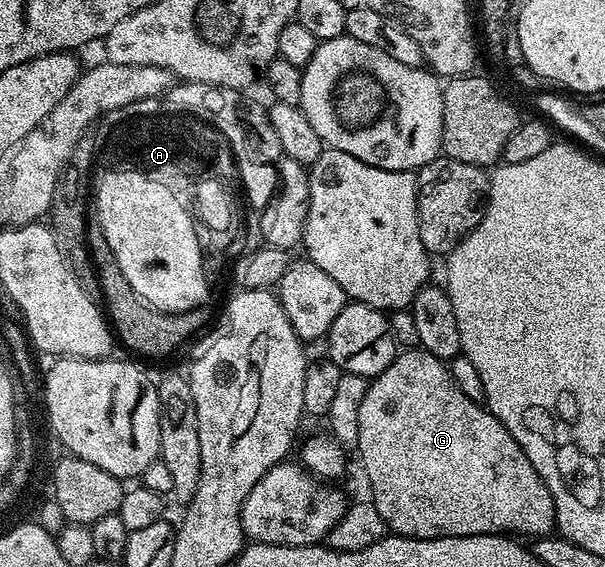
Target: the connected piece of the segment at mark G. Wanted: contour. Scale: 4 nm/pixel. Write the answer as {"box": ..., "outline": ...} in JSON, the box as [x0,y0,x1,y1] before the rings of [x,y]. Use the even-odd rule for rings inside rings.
{"box":[355,353,557,539],"outline":[[[398,353],[395,361],[391,361],[391,365],[387,365],[387,369],[383,369],[383,373],[379,373],[371,381],[359,405],[359,441],[355,451],[356,454],[361,454],[366,481],[373,483],[371,501],[390,532],[406,535],[409,539],[438,539],[444,535],[499,535],[502,533],[512,533],[517,537],[522,537],[521,535],[540,537],[554,534],[557,525],[557,510],[555,501],[549,497],[549,490],[543,477],[533,474],[531,461],[525,459],[525,455],[517,446],[515,437],[507,433],[507,429],[501,426],[501,422],[494,419],[493,414],[481,403],[469,402],[469,398],[462,395],[459,388],[453,386],[453,380],[447,377],[447,367],[444,362],[438,361],[433,355],[424,353]]]}

